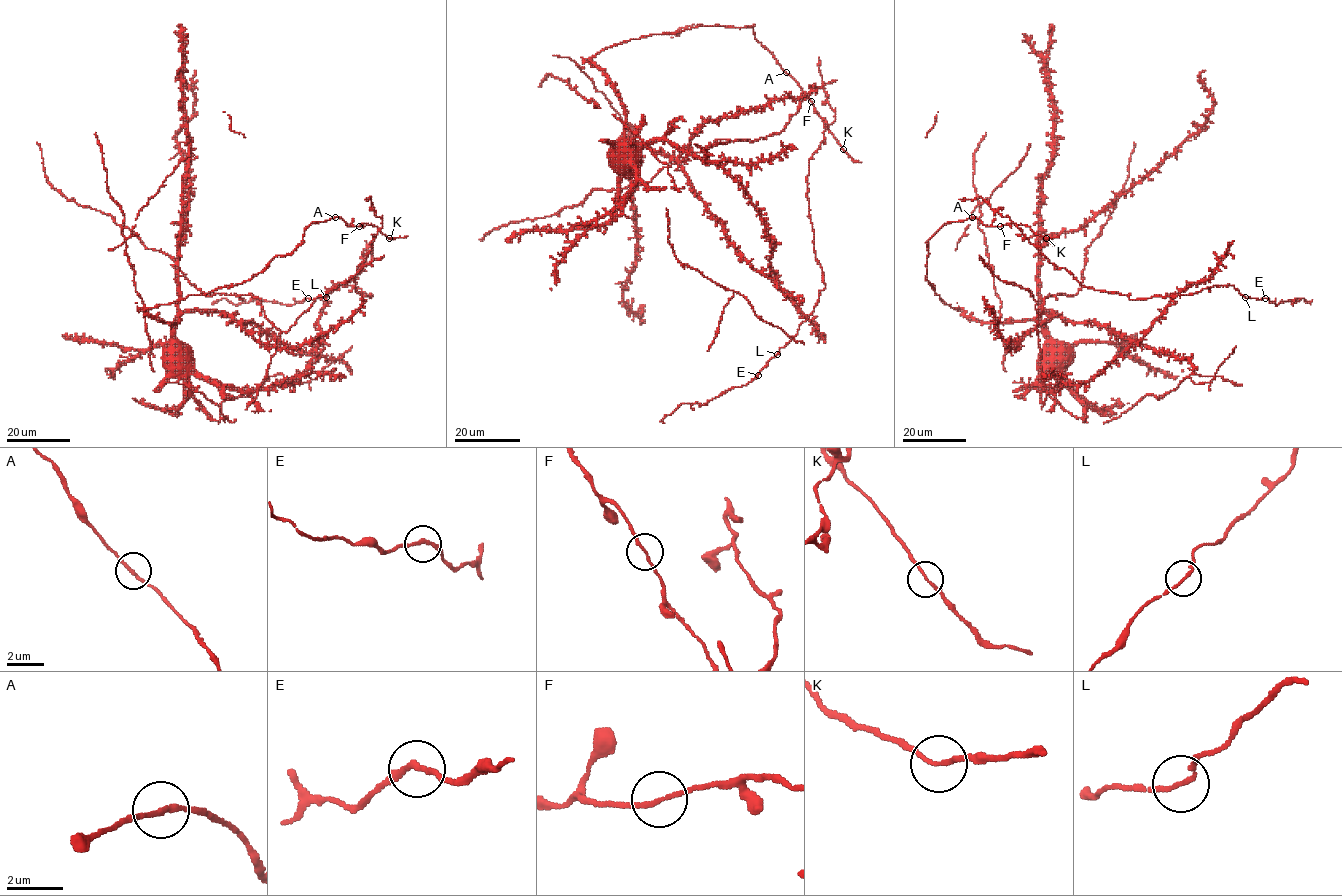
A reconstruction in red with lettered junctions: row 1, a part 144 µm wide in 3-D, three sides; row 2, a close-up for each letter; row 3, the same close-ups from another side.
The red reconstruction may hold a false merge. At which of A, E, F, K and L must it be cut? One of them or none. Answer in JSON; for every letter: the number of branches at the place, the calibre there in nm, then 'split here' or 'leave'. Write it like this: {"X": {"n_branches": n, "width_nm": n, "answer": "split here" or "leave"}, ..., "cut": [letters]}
{"A": {"n_branches": 2, "width_nm": 170, "answer": "leave"}, "E": {"n_branches": 2, "width_nm": 170, "answer": "leave"}, "F": {"n_branches": 2, "width_nm": 150, "answer": "leave"}, "K": {"n_branches": 2, "width_nm": 140, "answer": "leave"}, "L": {"n_branches": 2, "width_nm": 140, "answer": "leave"}, "cut": []}

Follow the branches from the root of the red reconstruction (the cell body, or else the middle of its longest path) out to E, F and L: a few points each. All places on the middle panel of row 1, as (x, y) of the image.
E: (618, 151), (667, 140), (716, 161), (764, 221), (772, 246), (770, 267), (802, 322), (758, 375)
F: (618, 151), (625, 106), (611, 80), (586, 60), (631, 39), (698, 25), (753, 27), (755, 38), (811, 102)
L: (618, 151), (667, 140), (716, 161), (742, 187), (764, 221), (777, 285), (801, 313), (798, 333), (777, 354)

